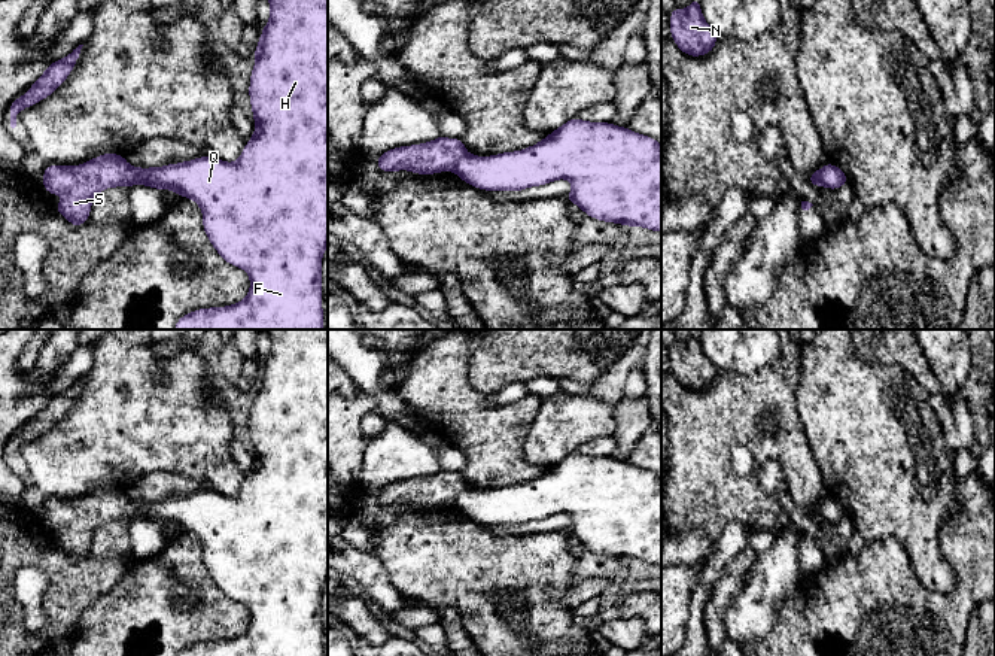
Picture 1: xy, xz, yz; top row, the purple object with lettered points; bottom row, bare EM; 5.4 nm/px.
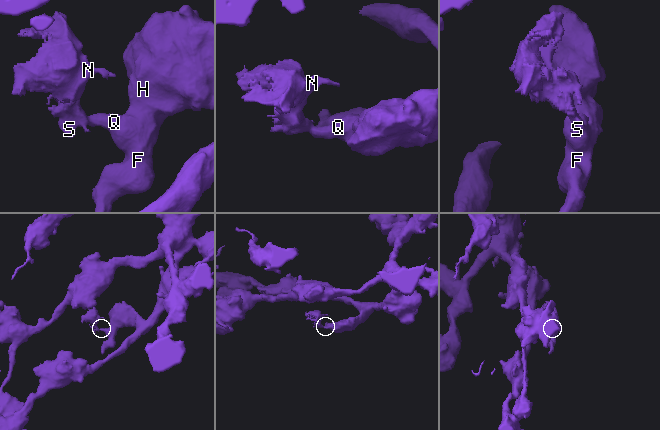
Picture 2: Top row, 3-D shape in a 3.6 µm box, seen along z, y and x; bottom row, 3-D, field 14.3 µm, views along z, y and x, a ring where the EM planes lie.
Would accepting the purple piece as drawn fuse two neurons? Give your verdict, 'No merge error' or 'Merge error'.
No merge error

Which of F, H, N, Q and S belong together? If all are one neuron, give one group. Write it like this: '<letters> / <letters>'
F H N Q S

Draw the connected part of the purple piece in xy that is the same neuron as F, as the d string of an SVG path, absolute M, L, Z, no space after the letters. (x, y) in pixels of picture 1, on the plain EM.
M267 329L271 347L267 359L261 365L261 373L255 382L255 400L250 409L249 431L256 462L246 477L235 496L226 496L210 489L191 495L167 498L164 501L131 501L125 491L119 488L101 488L97 492L79 499L48 499L43 505L43 522L49 528L63 531L64 537L55 537L55 544L71 559L83 559L91 546L92 534L106 522L146 519L155 523L171 523L173 526L194 534L203 546L203 562L209 575L228 598L243 602L250 611L247 631L226 641L197 643L183 649L177 656L323 656L322 643L322 590L328 580L328 329Z

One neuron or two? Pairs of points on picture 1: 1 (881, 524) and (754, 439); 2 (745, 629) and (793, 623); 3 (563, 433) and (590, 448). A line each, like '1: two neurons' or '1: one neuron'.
1: two neurons
2: two neurons
3: two neurons

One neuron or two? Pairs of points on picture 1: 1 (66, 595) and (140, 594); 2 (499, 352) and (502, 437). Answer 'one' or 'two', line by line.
1: two
2: two

